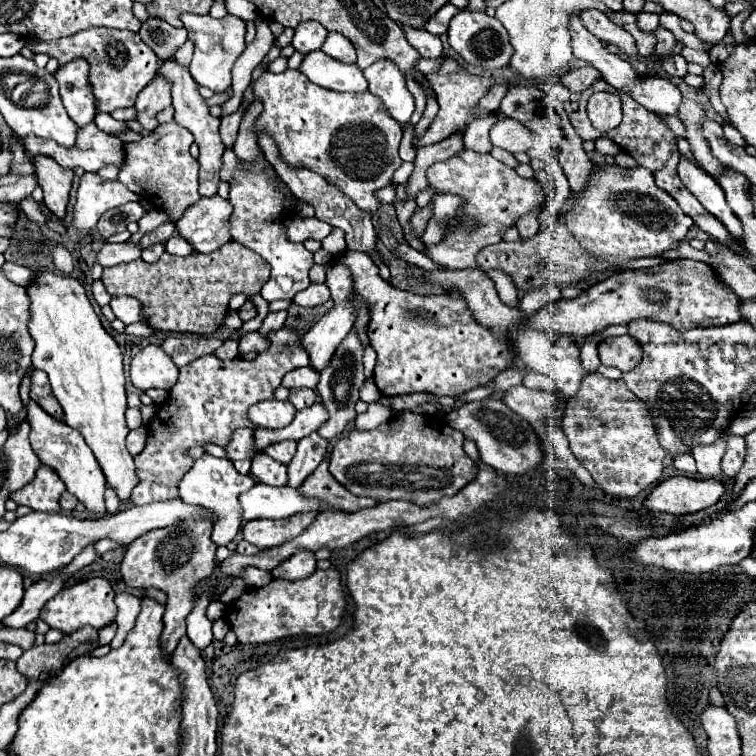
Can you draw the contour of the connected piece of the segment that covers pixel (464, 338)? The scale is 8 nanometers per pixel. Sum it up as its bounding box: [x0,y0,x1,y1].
[334,249,514,397]

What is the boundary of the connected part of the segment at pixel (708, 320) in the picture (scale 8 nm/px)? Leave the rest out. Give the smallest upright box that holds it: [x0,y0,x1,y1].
[528,259,742,335]

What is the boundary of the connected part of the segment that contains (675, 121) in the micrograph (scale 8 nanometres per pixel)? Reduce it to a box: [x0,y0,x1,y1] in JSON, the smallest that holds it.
[661,116,686,139]

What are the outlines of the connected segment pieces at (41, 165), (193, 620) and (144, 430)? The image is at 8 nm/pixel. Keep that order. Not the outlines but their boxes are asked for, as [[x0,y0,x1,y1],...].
[[34,155,74,219],[186,583,216,651],[126,425,148,455]]

